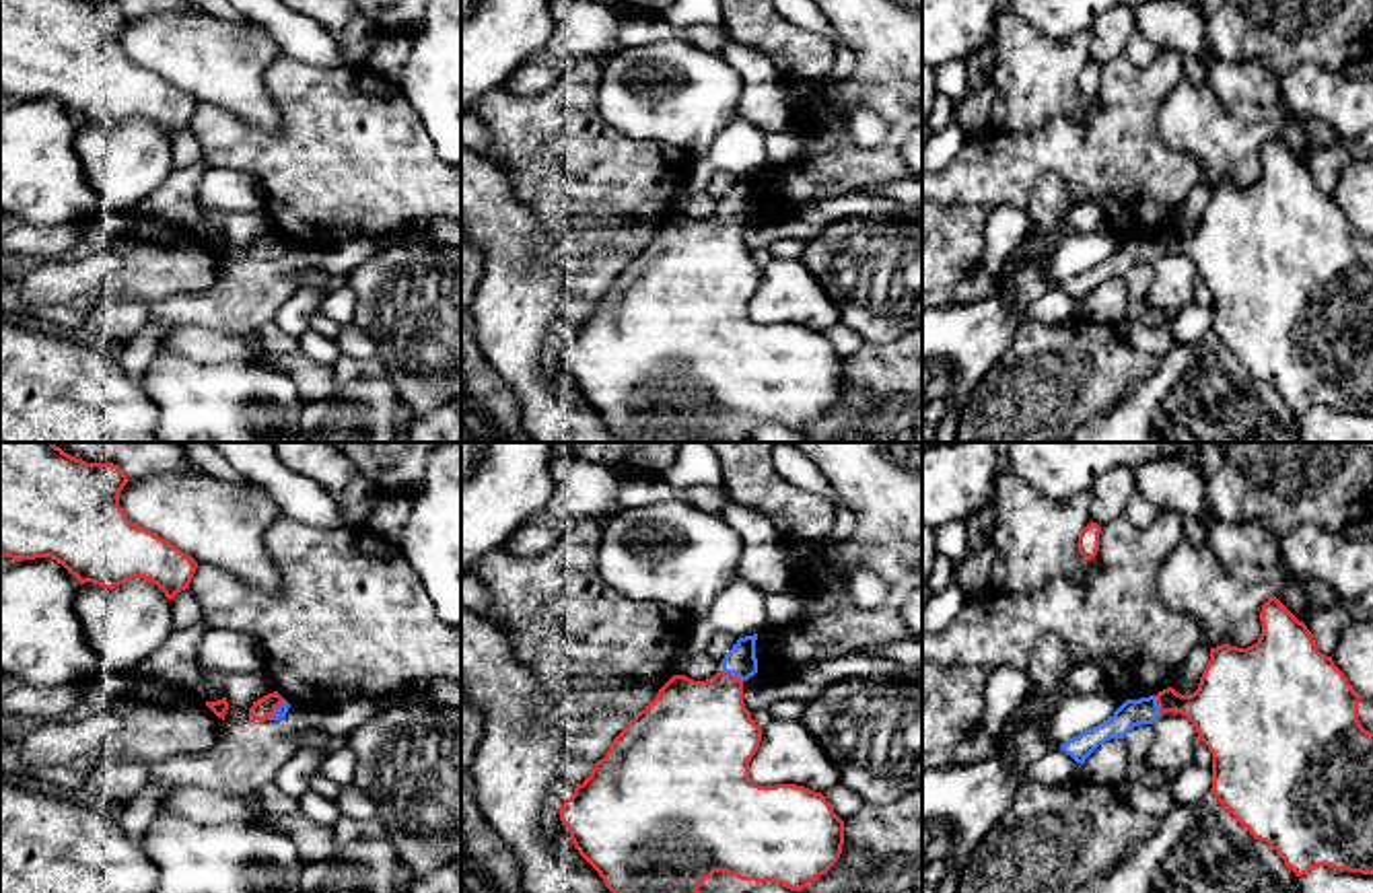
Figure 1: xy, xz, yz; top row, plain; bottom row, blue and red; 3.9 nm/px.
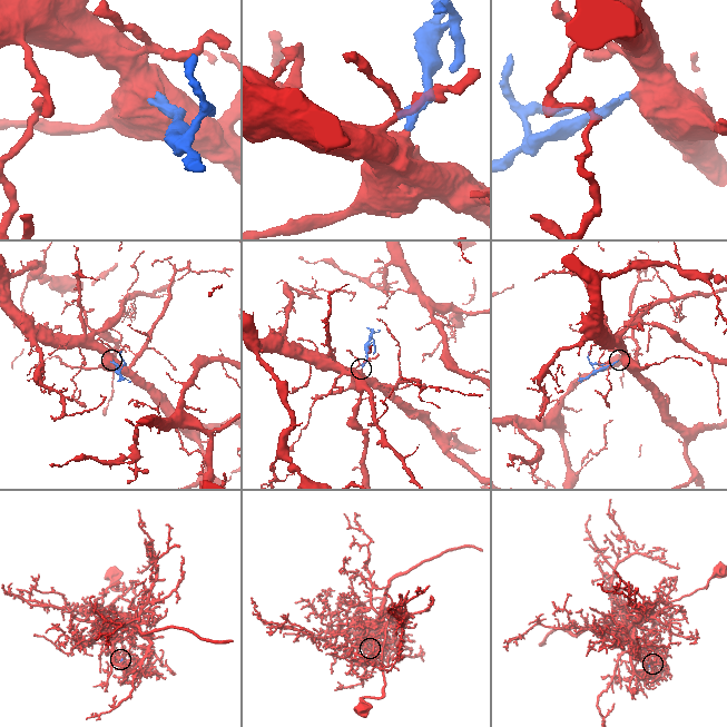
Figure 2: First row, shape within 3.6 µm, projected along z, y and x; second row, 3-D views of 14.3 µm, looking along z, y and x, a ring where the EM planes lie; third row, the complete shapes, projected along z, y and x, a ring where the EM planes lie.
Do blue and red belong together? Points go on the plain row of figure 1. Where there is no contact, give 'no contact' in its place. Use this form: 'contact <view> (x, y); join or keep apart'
contact xz (733, 215); join

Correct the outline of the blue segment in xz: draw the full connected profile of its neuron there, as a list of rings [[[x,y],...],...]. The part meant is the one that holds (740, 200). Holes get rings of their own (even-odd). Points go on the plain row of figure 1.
[[[758,173],[739,177],[725,193],[723,208],[706,220],[673,214],[564,340],[560,360],[574,387],[622,442],[690,442],[714,412],[741,420],[770,420],[801,432],[838,401],[844,360],[821,331],[797,323],[760,325],[749,317],[749,300],[762,280],[762,267],[743,243],[743,222],[758,212],[755,179]]]

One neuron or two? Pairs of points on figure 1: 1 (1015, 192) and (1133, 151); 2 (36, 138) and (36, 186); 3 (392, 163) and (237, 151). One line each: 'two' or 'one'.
1: one
2: one
3: one

